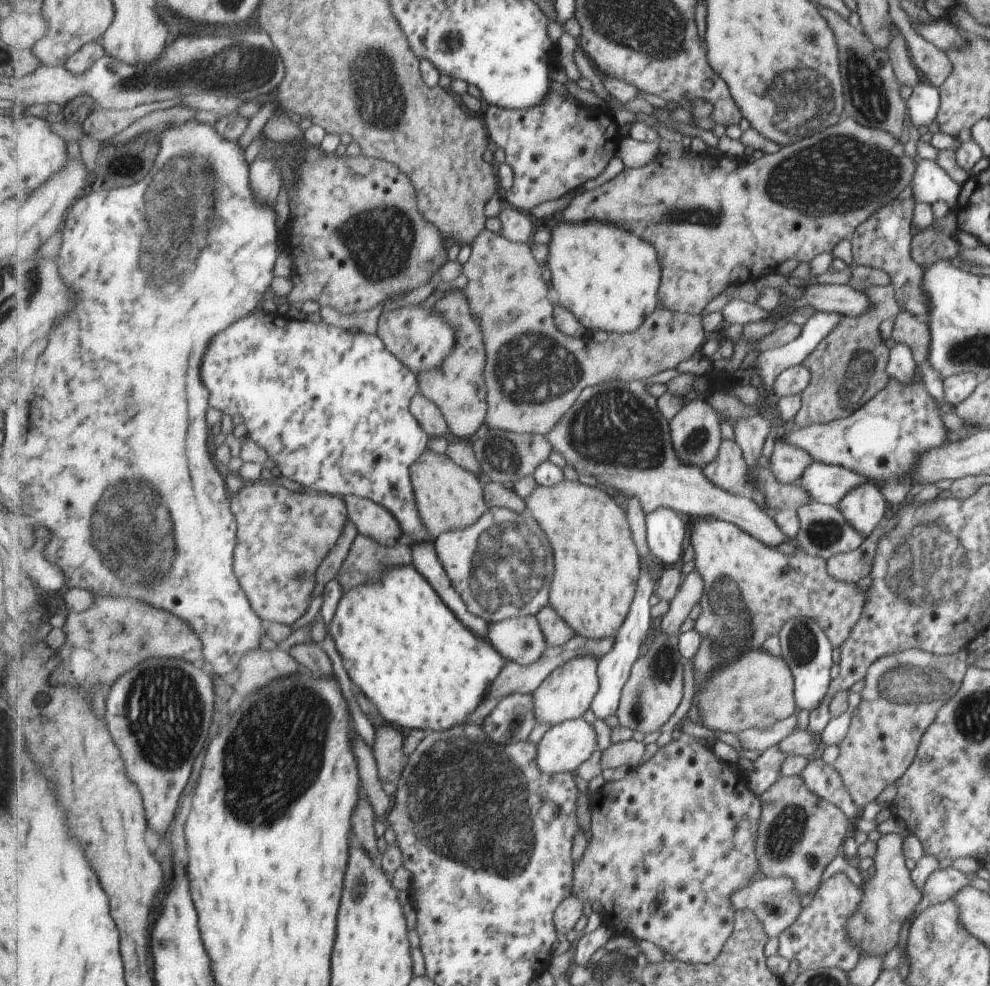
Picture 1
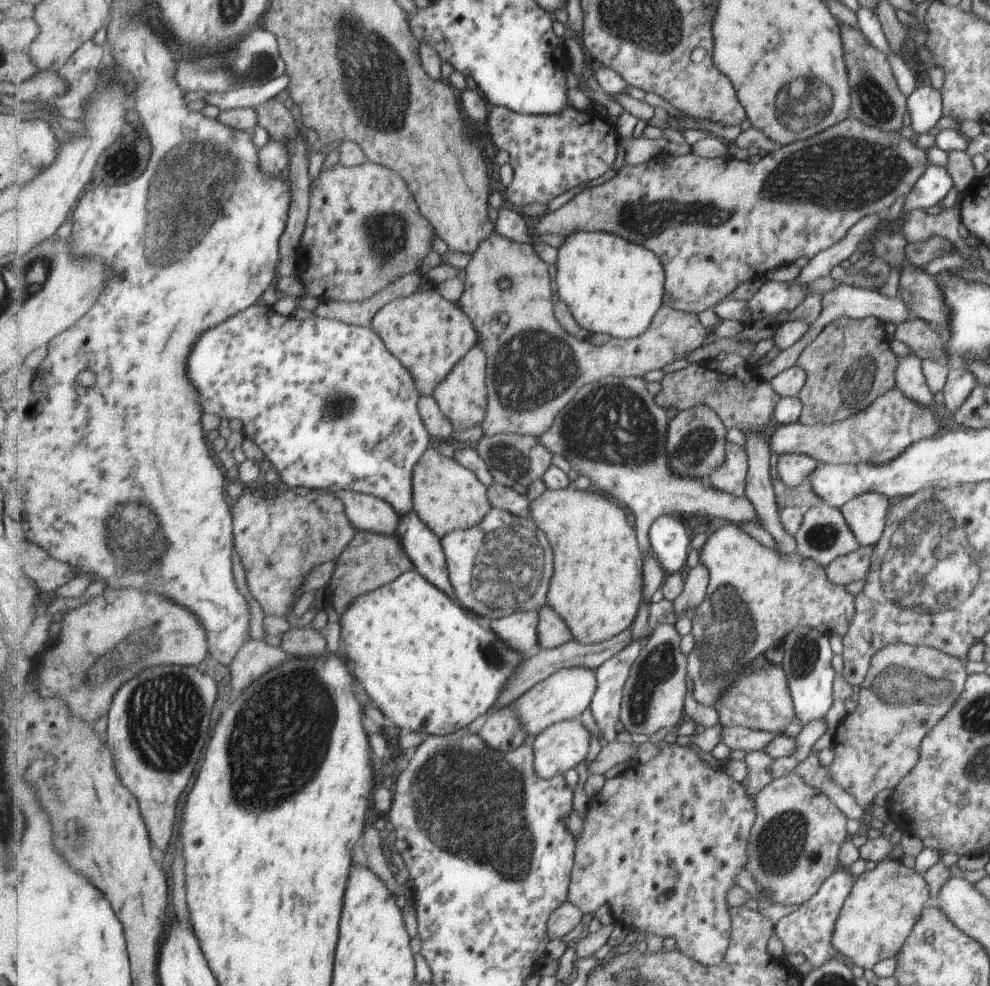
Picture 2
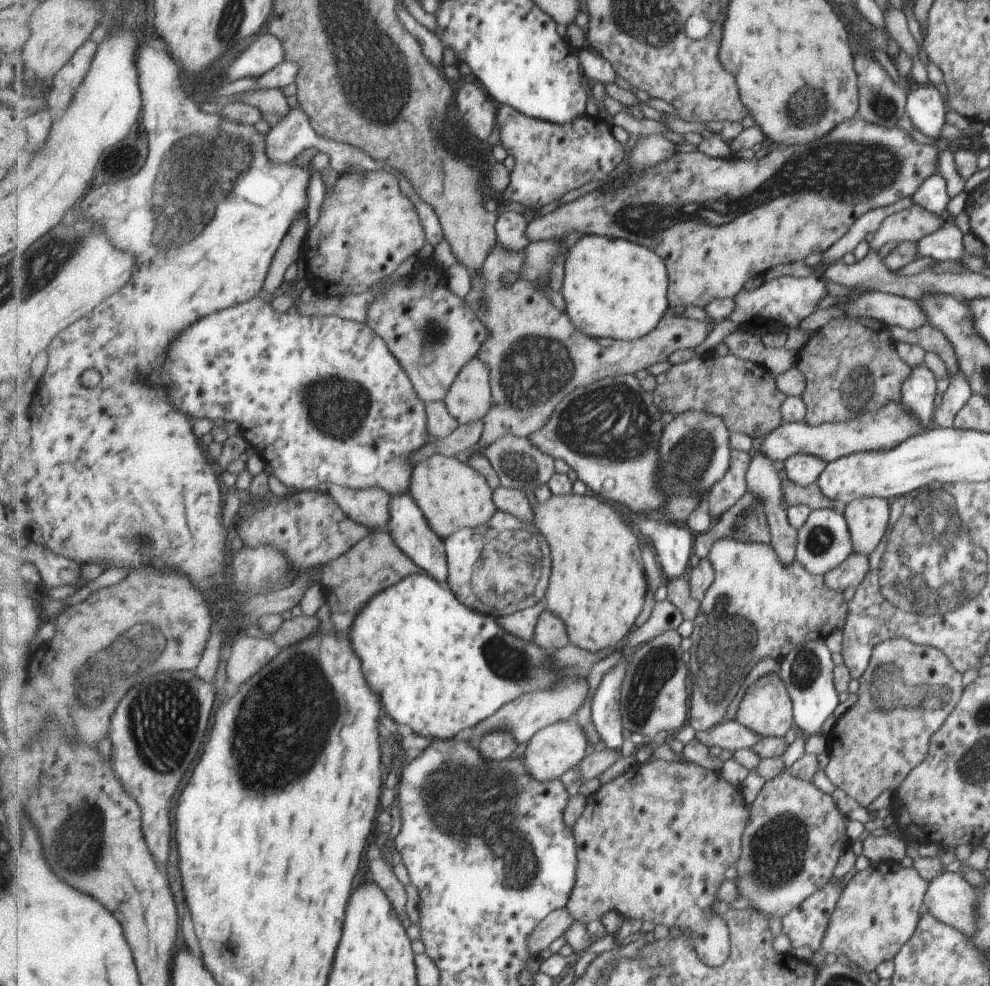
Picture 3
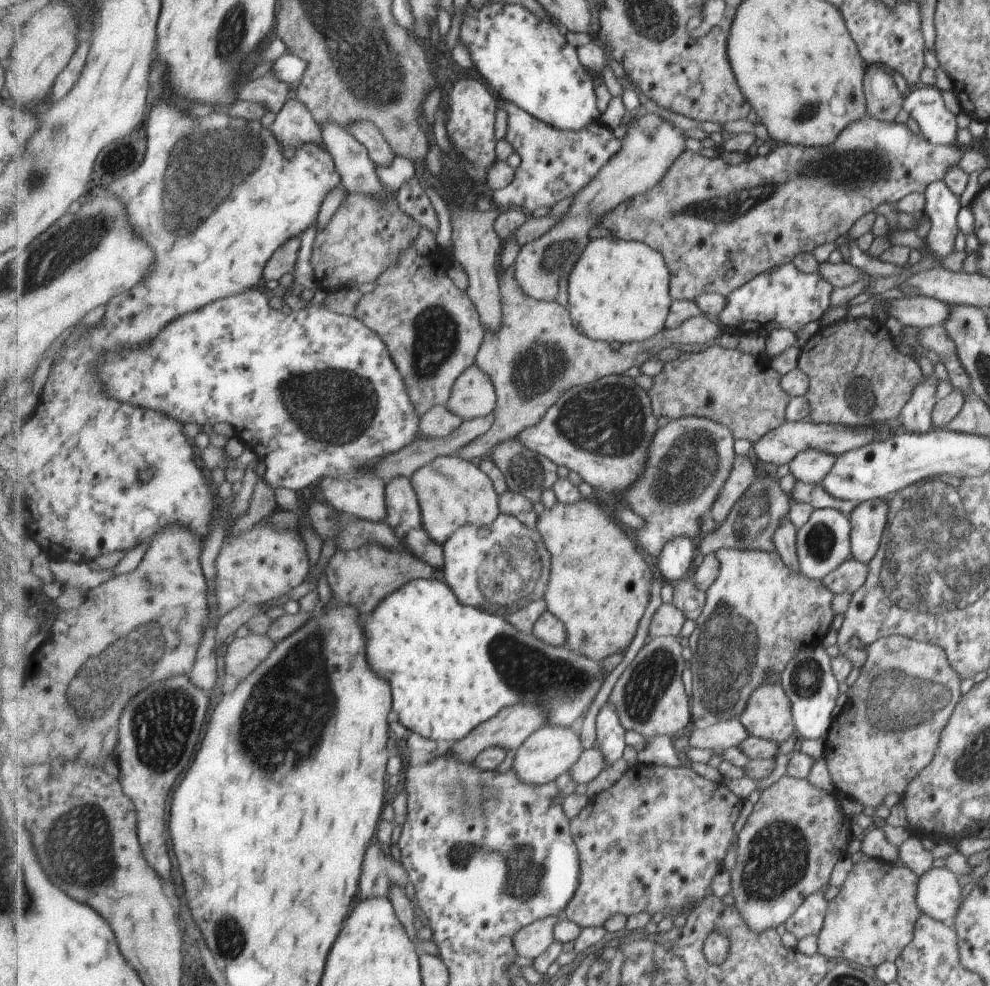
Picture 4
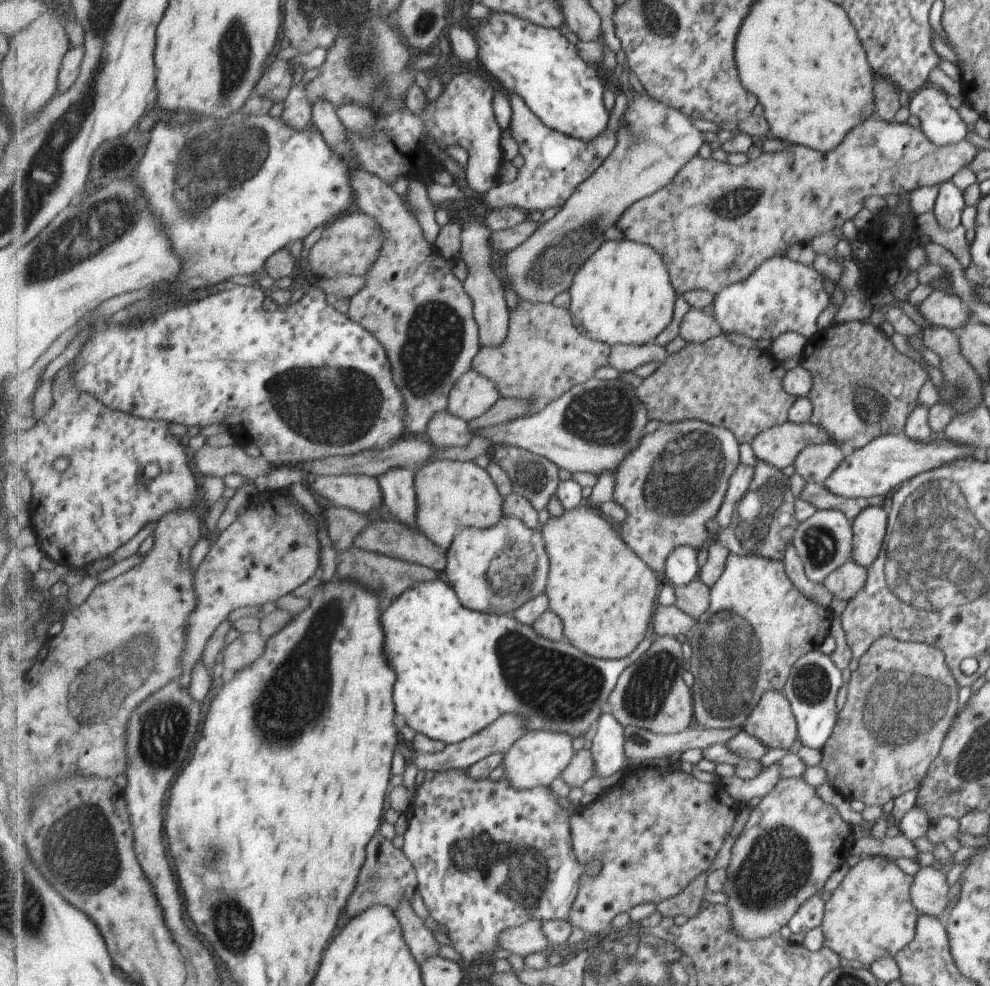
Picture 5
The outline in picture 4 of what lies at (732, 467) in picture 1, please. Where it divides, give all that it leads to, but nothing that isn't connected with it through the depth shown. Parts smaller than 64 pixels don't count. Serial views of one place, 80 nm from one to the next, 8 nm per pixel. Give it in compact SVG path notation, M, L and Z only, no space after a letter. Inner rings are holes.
M737 455L733 462L732 472L728 474L727 480L721 485L719 493L716 494L715 501L709 509L709 517L714 522L722 523L729 509L741 498L741 494L749 488L754 479L753 458L745 455Z

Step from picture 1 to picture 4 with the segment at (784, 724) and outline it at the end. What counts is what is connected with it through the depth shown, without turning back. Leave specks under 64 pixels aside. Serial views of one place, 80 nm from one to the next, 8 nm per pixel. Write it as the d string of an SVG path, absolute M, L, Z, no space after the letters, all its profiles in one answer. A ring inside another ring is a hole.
M725 719L704 729L691 728L687 747L707 748L707 750L717 752L737 747L747 737L748 732L738 719Z

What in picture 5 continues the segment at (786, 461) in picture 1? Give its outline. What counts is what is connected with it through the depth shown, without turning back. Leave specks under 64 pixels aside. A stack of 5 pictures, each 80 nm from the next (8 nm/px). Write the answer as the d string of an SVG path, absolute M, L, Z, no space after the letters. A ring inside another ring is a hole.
M833 443L808 446L792 462L793 470L805 482L823 485L823 481L842 461L846 451L847 448L839 448Z

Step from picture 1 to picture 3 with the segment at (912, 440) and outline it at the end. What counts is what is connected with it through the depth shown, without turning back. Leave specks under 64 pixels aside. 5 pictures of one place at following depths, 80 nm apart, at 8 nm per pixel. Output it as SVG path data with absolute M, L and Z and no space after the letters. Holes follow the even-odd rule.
M889 401L883 409L861 414L849 422L821 423L815 426L803 421L781 423L767 438L756 442L754 449L770 458L772 462L783 462L794 454L806 454L828 463L853 453L882 453L891 450L921 431L921 423L913 413L910 414L900 402Z

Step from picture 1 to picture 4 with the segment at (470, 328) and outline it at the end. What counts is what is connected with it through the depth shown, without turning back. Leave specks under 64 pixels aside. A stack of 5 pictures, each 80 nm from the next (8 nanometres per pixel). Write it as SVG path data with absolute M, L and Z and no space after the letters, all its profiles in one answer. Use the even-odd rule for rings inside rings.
M475 362L454 385L447 405L463 420L469 420L489 416L494 412L497 401L492 378Z

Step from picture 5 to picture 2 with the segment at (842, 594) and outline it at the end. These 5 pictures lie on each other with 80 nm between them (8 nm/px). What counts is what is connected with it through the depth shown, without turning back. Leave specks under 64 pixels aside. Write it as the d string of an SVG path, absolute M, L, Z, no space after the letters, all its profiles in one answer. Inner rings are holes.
M859 545L853 552L838 556L827 564L830 581L845 586L849 582L855 582L868 573L870 556L873 546Z

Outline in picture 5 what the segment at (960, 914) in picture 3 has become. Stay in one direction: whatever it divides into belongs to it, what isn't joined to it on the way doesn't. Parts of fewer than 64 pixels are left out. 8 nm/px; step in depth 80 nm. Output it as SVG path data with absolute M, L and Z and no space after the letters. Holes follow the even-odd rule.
M920 867L912 876L910 886L911 904L920 913L932 917L944 917L949 903L949 886L941 868Z

